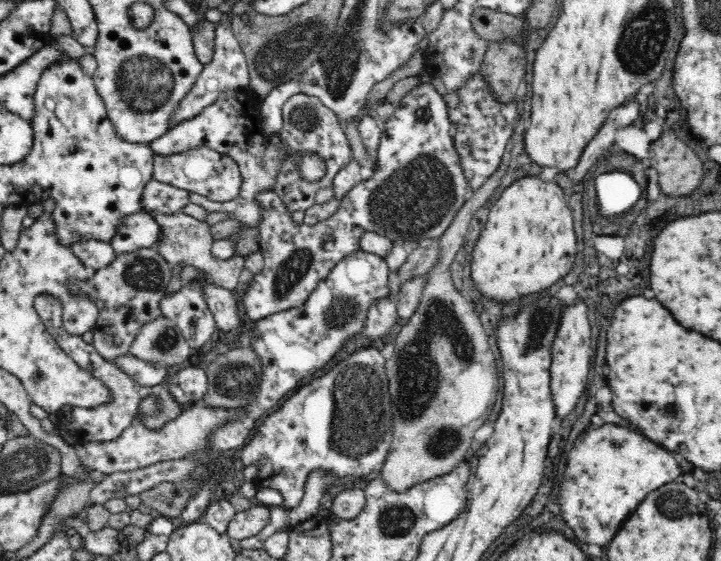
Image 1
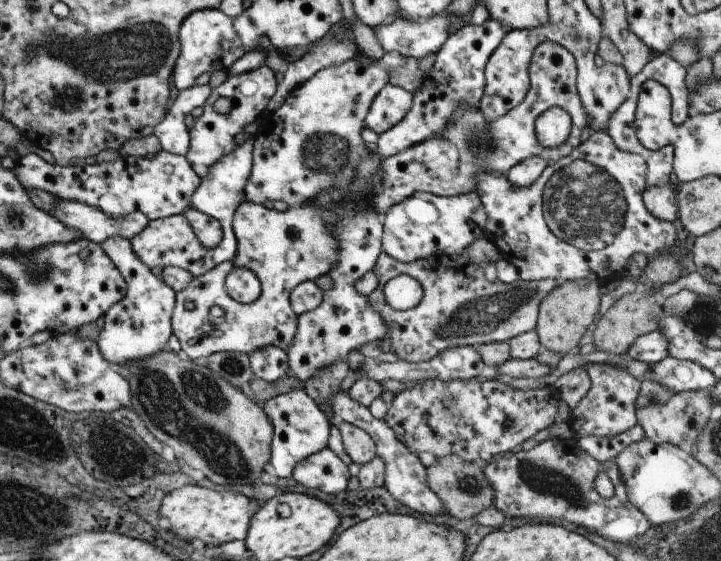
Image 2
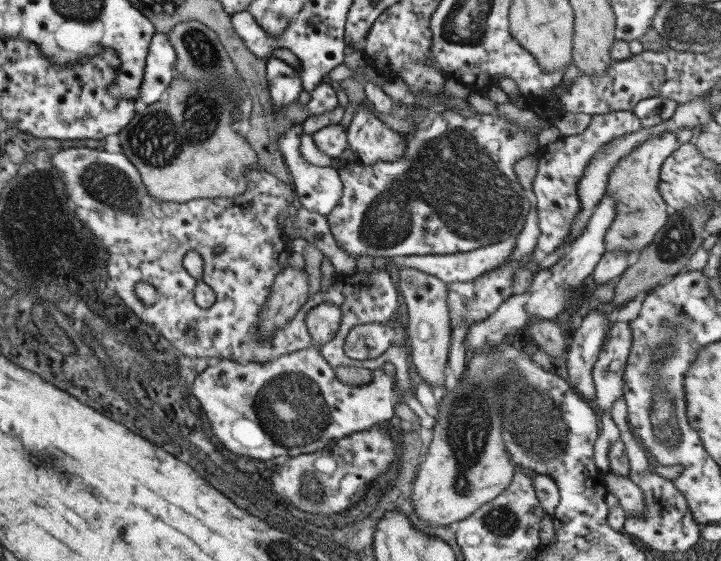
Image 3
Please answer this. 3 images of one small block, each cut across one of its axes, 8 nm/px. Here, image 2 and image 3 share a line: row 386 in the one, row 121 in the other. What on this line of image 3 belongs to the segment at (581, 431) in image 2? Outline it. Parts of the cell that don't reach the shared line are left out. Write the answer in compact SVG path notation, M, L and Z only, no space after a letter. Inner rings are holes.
M611 112L605 116L593 116L587 128L577 136L561 136L557 142L547 144L535 152L539 158L537 164L537 176L533 180L531 196L537 202L537 226L539 226L539 238L537 238L537 254L551 254L555 252L569 236L571 226L575 222L575 216L581 212L581 202L577 196L577 184L581 182L585 168L597 152L601 152L609 142L615 138L621 138L625 134L633 134L641 130L641 120L633 116L633 112Z

